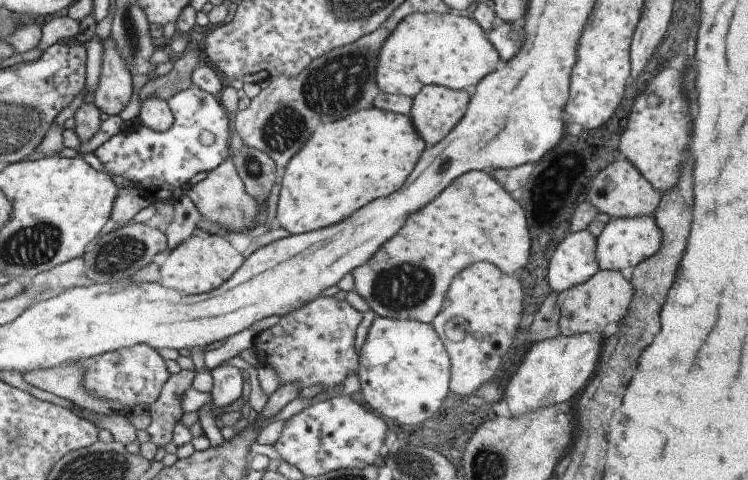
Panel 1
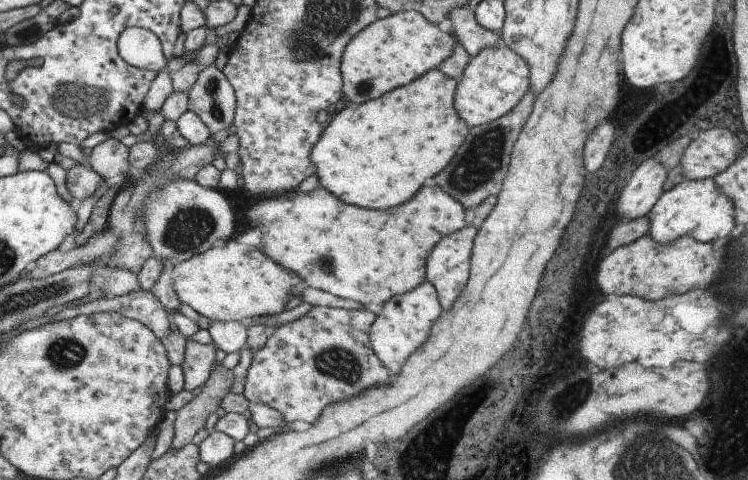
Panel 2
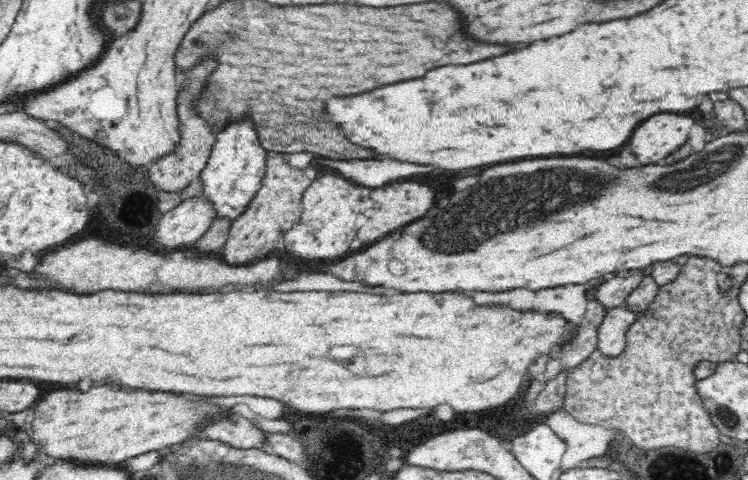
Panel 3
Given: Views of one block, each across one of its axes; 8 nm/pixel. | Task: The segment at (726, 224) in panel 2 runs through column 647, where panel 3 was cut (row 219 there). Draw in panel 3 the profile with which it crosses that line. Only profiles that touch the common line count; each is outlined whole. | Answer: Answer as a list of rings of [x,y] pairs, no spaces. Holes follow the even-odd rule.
[[[246,118],[226,124],[226,128],[216,134],[216,144],[212,148],[210,160],[200,174],[204,198],[216,214],[214,220],[228,218],[234,222],[240,214],[246,212],[256,192],[262,188],[266,176],[266,160],[268,160],[266,156],[268,150],[262,148],[254,124]]]

